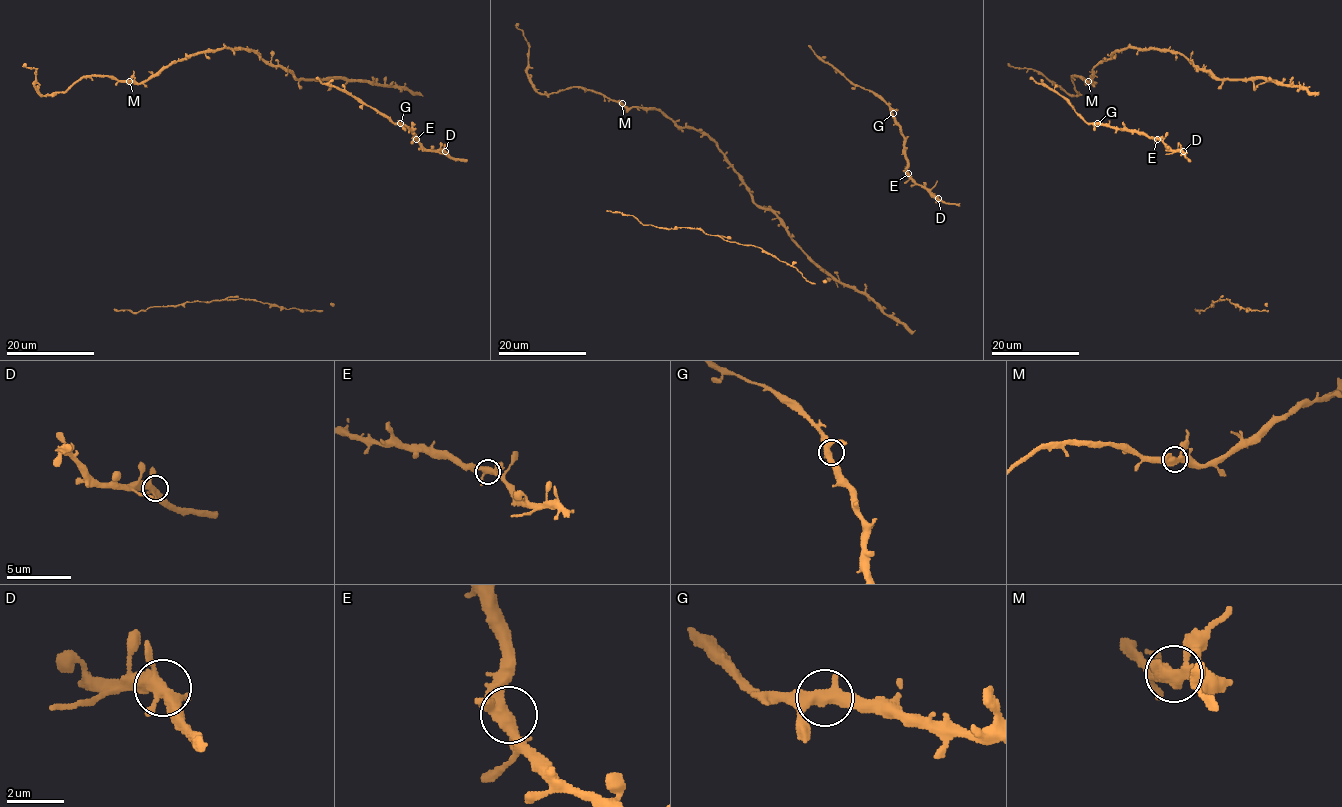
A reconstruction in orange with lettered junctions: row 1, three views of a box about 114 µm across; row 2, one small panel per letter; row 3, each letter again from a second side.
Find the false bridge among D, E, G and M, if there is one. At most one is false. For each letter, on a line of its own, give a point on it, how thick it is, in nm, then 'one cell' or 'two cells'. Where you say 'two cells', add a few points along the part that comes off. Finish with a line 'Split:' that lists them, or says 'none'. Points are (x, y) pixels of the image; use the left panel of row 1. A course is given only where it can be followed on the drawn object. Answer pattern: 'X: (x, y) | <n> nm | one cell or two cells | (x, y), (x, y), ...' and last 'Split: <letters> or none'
D: (445, 151) | 400 nm | one cell
E: (416, 139) | 380 nm | one cell
G: (400, 123) | 400 nm | one cell
M: (129, 81) | 400 nm | one cell
Split: none

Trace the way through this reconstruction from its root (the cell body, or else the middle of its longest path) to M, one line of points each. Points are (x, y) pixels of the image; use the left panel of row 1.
M: (345, 87), (347, 81), (340, 78), (296, 78), (257, 53), (225, 47), (186, 55), (141, 82), (129, 81)

